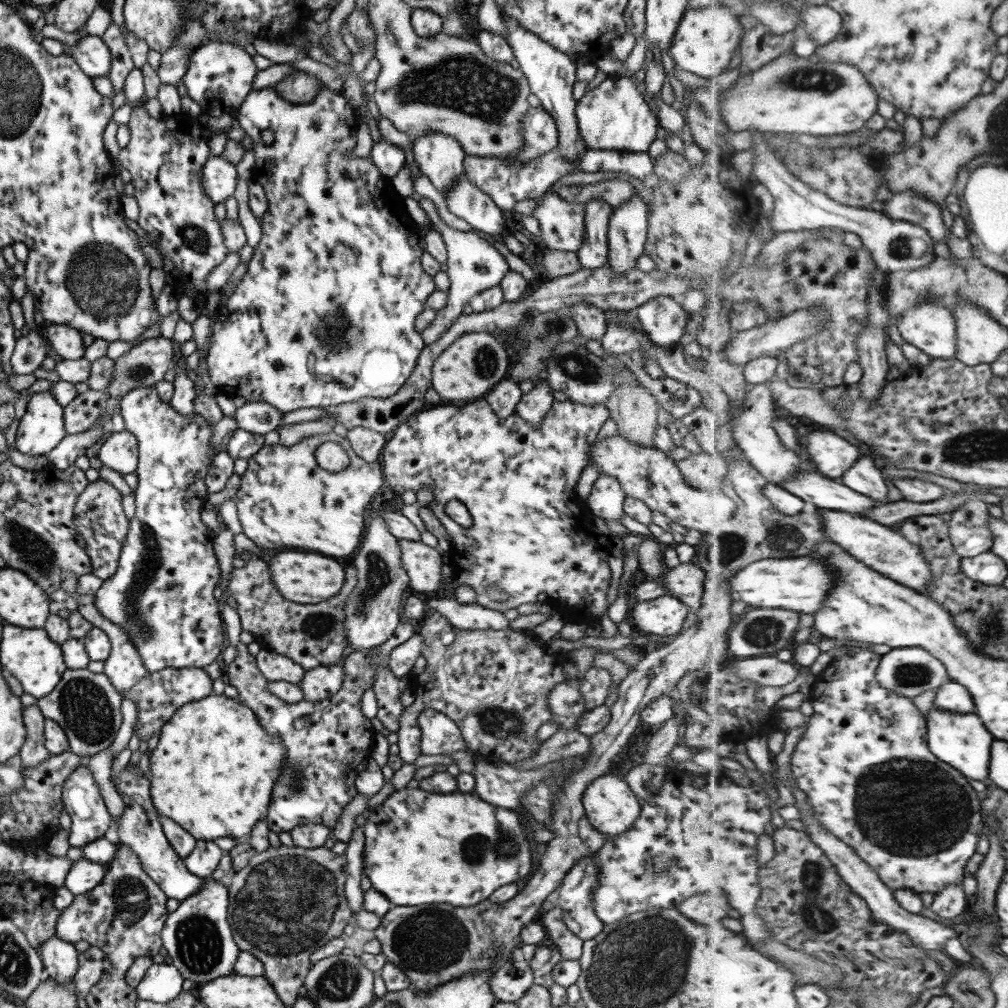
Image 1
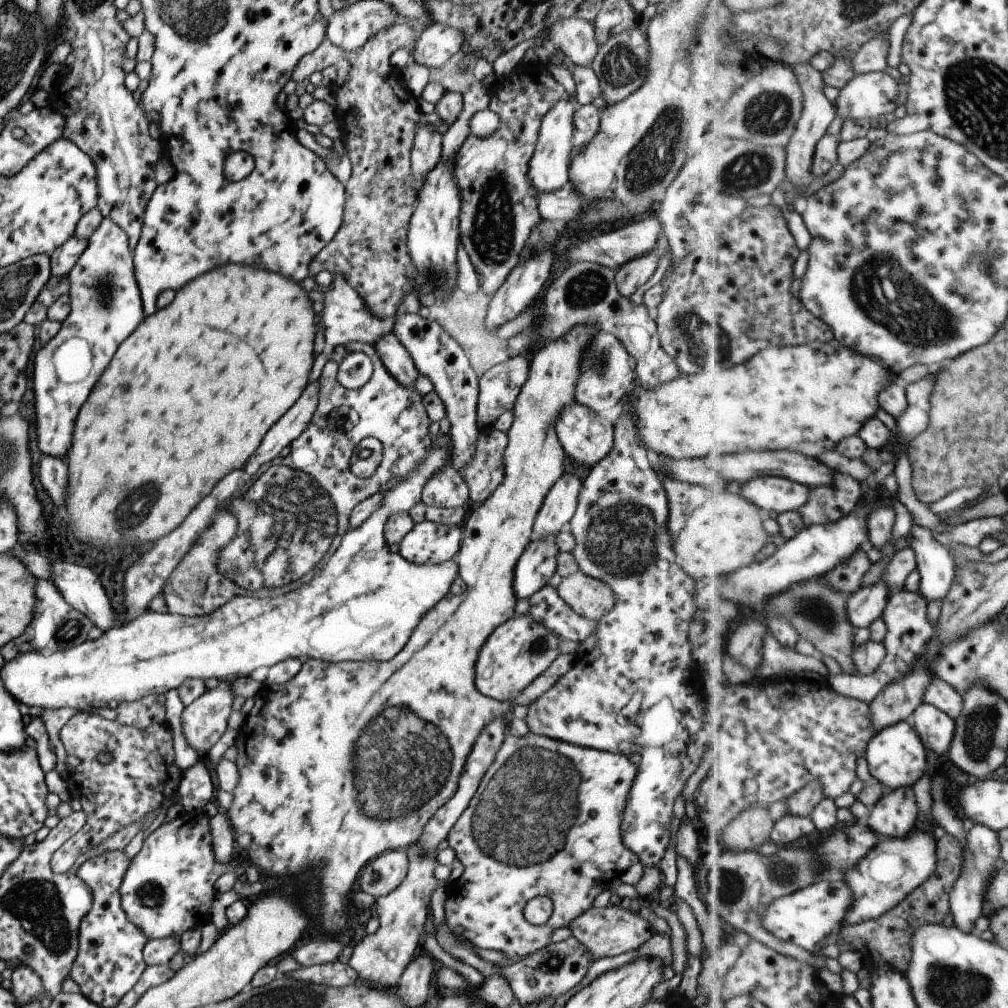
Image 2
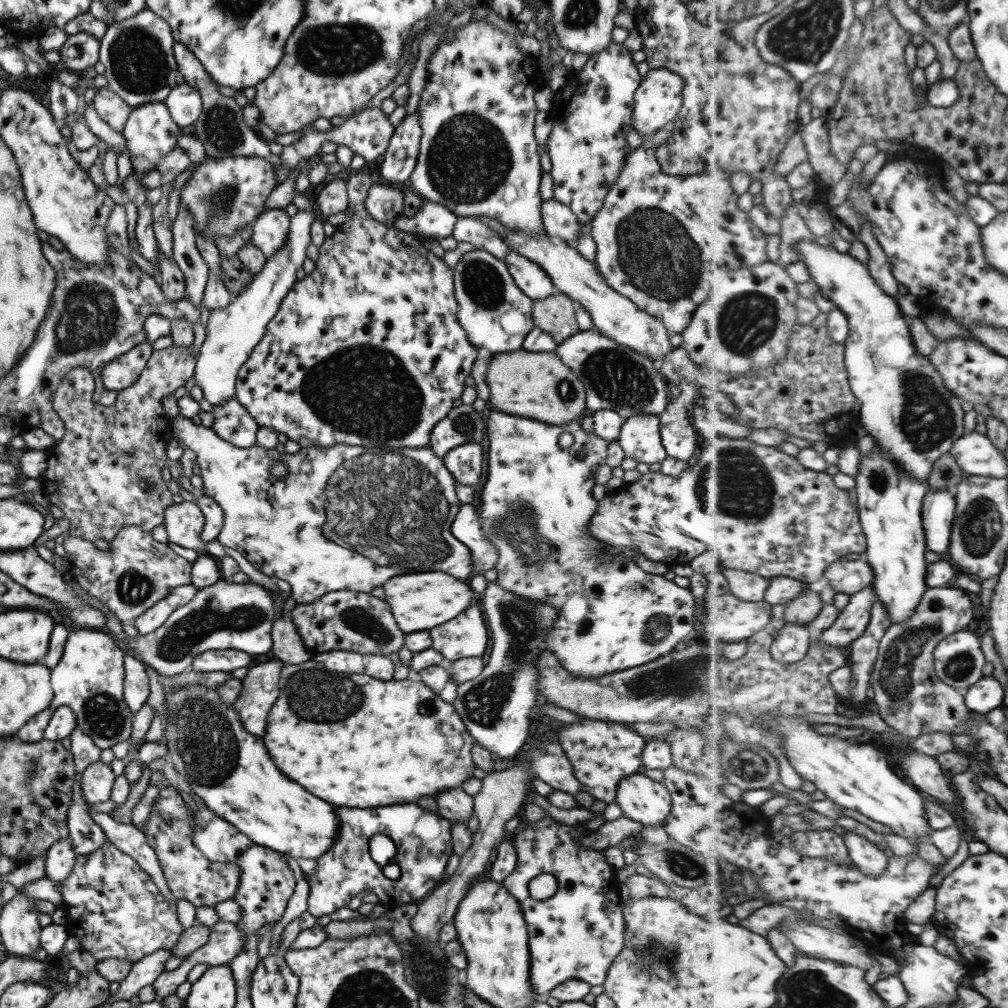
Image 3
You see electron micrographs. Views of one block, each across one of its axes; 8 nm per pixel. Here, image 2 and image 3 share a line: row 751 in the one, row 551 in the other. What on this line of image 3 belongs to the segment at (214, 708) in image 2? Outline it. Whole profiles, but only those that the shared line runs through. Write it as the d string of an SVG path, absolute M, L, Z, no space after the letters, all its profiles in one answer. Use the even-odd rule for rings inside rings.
M189 501L171 502L169 506L165 506L163 518L168 542L194 550L198 556L210 557L205 549L206 543L200 540L204 518L196 503Z

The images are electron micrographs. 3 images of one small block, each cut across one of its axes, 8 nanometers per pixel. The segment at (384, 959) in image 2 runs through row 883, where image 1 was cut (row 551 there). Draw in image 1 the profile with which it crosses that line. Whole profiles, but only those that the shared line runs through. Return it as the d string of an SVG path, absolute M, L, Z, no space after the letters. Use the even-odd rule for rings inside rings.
M398 540L401 565L409 579L408 589L414 594L441 596L442 561L440 552L420 541Z

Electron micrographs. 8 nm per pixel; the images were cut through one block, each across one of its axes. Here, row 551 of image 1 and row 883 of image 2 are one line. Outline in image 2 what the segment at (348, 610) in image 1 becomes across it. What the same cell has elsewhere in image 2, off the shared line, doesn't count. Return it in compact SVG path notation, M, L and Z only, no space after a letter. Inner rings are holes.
M406 849L382 853L360 871L359 888L374 898L384 896L403 882L407 870Z

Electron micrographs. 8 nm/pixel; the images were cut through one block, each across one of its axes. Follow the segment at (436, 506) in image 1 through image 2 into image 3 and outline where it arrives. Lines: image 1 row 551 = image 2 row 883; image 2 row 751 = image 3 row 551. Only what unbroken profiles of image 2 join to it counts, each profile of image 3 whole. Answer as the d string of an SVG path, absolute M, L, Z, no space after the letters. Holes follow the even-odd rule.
M490 412L485 422L485 434L487 435L487 442L489 442L489 446L487 446L487 477L481 490L480 506L476 509L484 538L489 540L489 543L493 544L497 550L498 558L493 568L497 571L495 582L504 590L513 592L515 596L519 596L523 600L533 600L555 607L555 622L553 622L553 628L549 630L549 637L545 640L545 646L558 659L558 664L561 664L566 672L585 678L596 678L596 676L619 672L652 662L661 656L666 656L665 654L680 647L683 643L698 638L697 614L699 612L700 597L697 587L680 587L673 580L666 580L661 574L645 573L636 565L631 564L631 560L627 560L625 557L615 558L615 556L611 556L609 548L605 544L588 534L589 518L597 508L597 501L591 496L591 488L595 484L595 470L599 464L604 462L604 453L609 444L607 440L597 438L593 432L587 434L583 432L580 420L573 420L567 425L553 425L533 419L527 420L523 417L507 416L503 412ZM565 431L569 432L573 439L568 450L559 448L557 443L559 434ZM581 450L586 452L583 458L579 458ZM597 550L605 550L605 552L597 552ZM613 559L615 559L615 563L613 563Z

